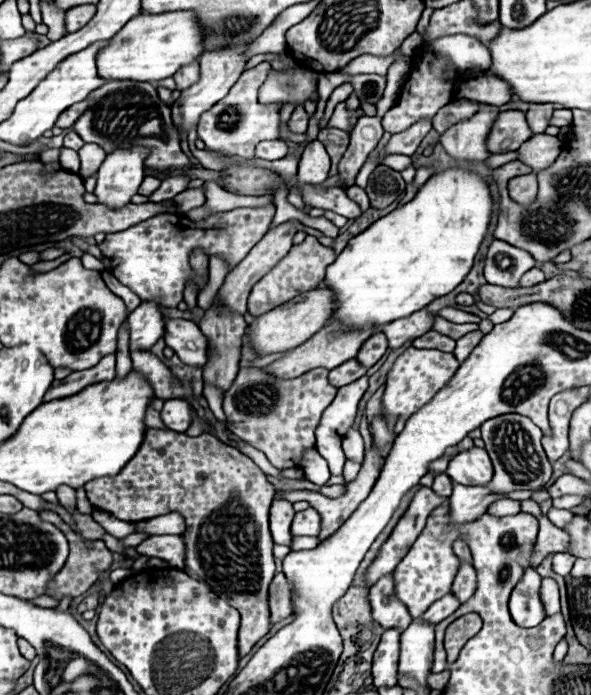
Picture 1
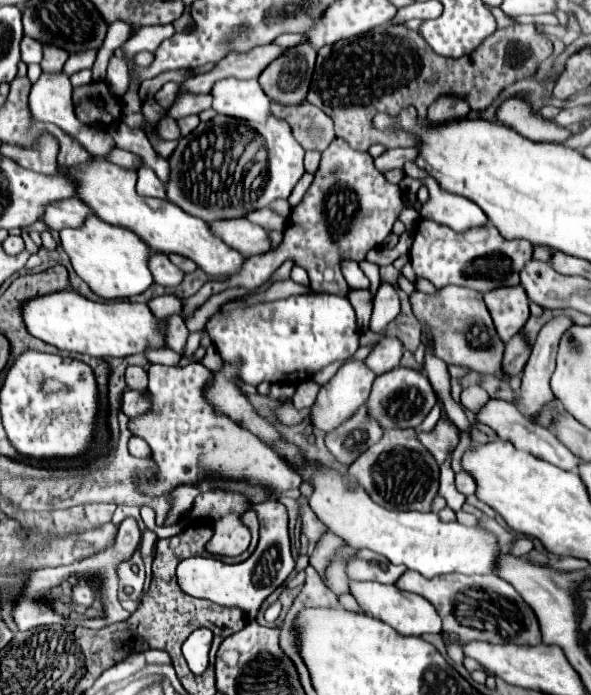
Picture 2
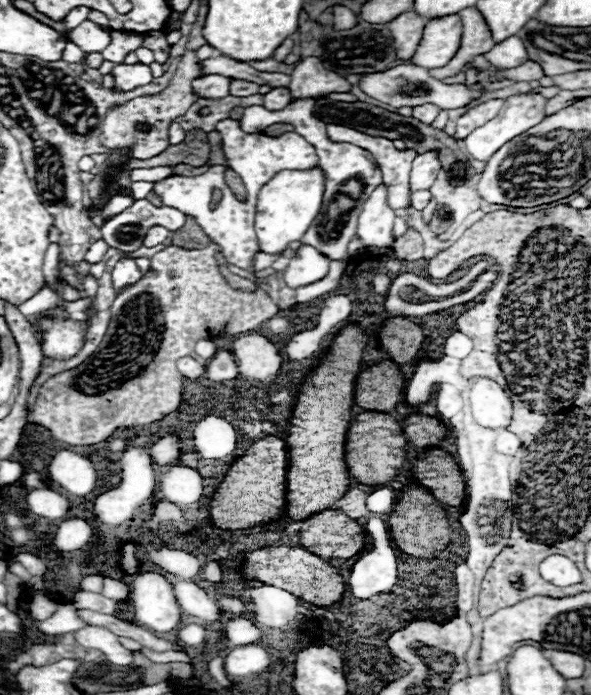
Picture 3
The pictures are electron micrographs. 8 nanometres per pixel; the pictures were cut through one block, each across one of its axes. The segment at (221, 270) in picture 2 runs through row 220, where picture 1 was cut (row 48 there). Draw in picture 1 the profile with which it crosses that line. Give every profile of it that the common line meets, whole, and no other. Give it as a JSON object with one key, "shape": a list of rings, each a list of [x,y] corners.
{"shape":[[[164,12],[160,16],[140,14],[112,36],[108,48],[98,54],[96,62],[100,76],[106,80],[152,82],[174,76],[182,66],[198,62],[202,52],[204,28],[194,12]]]}

